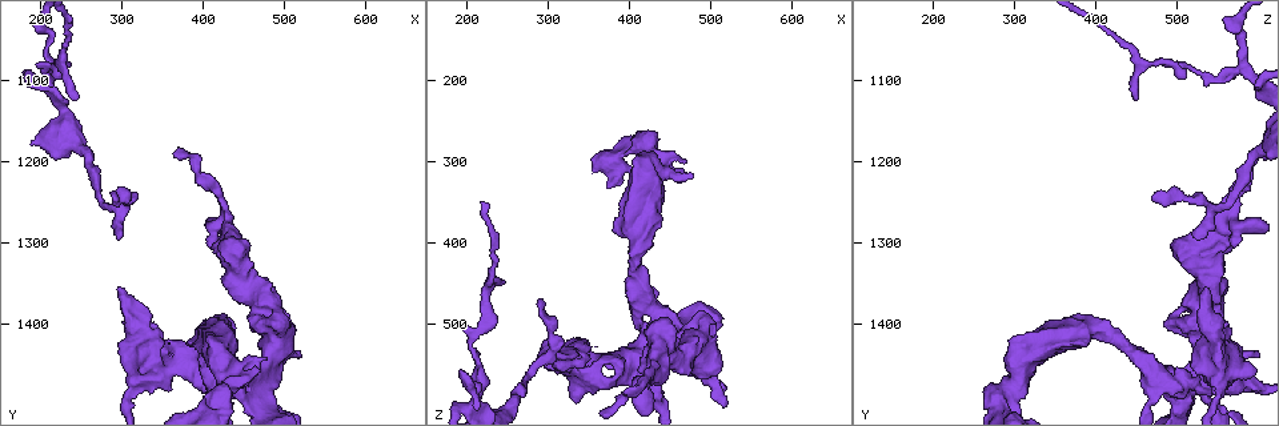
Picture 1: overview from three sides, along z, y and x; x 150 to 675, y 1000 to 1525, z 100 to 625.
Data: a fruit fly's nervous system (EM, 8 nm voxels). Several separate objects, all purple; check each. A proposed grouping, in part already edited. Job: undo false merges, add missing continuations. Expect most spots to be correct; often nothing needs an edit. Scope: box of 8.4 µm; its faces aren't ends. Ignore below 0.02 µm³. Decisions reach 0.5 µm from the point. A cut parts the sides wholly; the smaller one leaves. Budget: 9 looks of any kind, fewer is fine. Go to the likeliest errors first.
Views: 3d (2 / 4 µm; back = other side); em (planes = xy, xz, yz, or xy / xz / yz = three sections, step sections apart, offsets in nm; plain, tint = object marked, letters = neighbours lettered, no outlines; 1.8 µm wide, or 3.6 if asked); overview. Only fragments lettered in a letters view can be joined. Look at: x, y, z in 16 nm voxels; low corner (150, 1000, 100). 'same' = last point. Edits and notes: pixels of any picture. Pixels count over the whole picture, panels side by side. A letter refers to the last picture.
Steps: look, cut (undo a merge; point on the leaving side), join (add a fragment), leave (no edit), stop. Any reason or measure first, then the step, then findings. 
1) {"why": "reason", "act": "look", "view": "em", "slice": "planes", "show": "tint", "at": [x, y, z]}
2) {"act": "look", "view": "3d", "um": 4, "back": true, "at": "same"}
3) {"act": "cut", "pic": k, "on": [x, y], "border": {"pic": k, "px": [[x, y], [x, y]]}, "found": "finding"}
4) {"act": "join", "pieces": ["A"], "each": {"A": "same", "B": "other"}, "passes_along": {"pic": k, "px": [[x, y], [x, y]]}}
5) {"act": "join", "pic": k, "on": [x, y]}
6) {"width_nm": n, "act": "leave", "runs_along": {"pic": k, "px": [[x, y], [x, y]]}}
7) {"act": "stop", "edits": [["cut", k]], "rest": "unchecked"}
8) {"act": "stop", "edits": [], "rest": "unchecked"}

{"why": "three arms meet", "act": "look", "view": "3d", "um": 4, "at": [215, 1090, 580]}

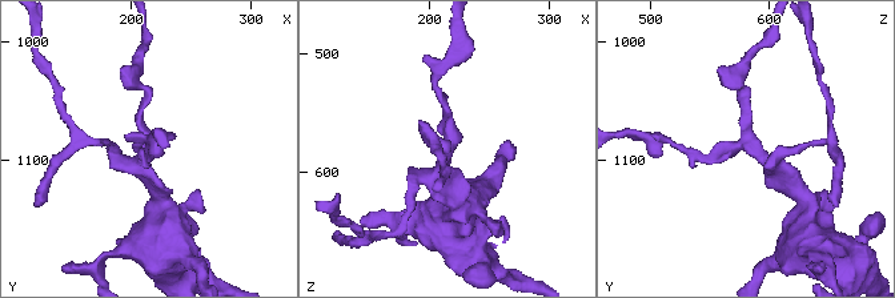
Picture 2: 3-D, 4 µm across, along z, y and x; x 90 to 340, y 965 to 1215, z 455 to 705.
{"act": "look", "view": "em", "slice": "planes", "show": "letters", "at": [216, 1090, 584]}

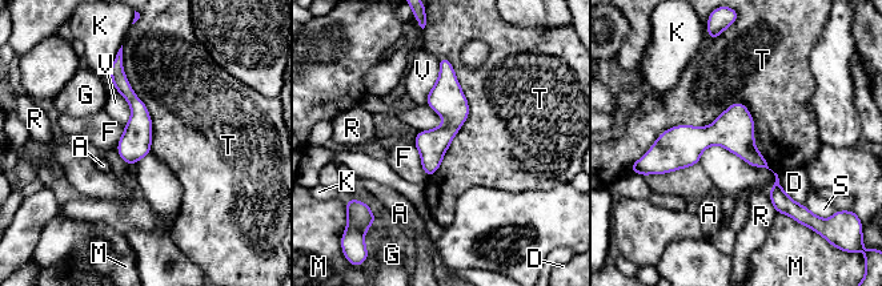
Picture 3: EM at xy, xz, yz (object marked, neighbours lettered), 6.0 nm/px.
{"arms": 3, "act": "leave", "each": {"A": "other", "D": "other", "F": "other", "G": "other", "K": "other", "M": "other", "R": "other", "S": "other", "T": "other", "V": "other"}, "border": {"pic": 3, "px": [[648, 152], [742, 103], [777, 174]]}, "found": "one neuron here"}

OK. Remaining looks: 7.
{"why": "tapers out", "act": "look", "view": "3d", "um": 2, "at": [285, 1235, 475]}

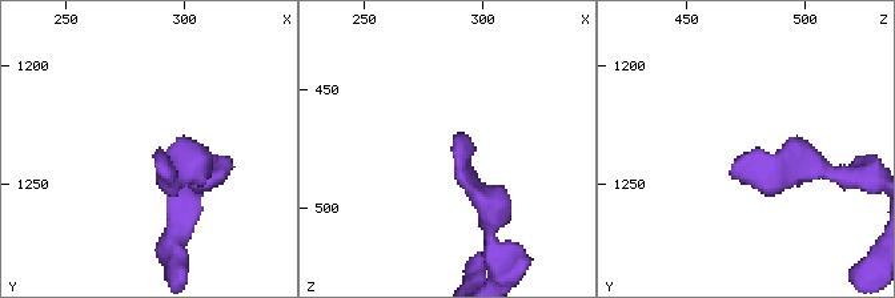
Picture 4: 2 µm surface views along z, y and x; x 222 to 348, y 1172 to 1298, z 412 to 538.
{"why": "shape alone is not enough", "act": "look", "view": "em", "slice": "planes", "show": "plain", "at": [287, 1239, 477]}

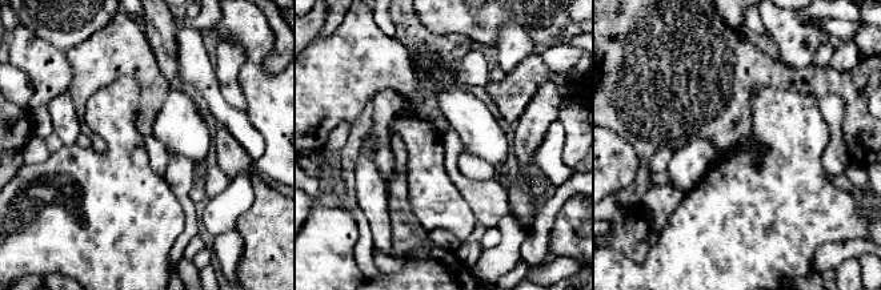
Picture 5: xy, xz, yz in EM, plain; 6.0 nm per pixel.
{"act": "look", "view": "em", "slice": "planes", "show": "letters", "at": "same"}

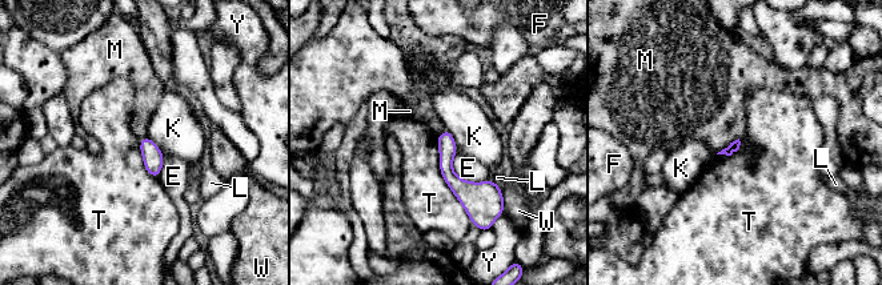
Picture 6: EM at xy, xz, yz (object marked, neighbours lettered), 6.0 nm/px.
{"act": "leave", "each": {"E": "other", "F": "other", "K": "other", "L": "other", "M": "other", "T": "other", "W": "other", "Y": "other"}, "found": "no lettered fragment goes on from it"}

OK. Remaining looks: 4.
{"why": "two arms at a narrow angle", "act": "look", "view": "em", "um": 3.6, "slice": "planes", "show": "letters", "at": [465, 1360, 550]}

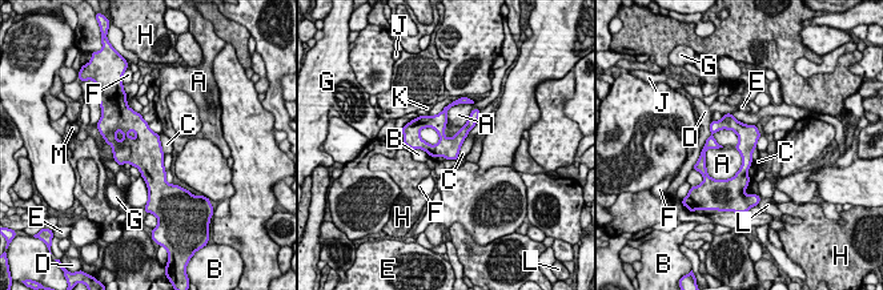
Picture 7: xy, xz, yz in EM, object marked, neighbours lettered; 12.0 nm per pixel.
{"act": "leave", "each": {"A": "other", "B": "other", "C": "other", "D": "other", "E": "other", "F": "other", "G": "other", "H": "other", "J": "other", "K": "other", "L": "other", "M": "other"}, "found": "continuous, no second neuron"}

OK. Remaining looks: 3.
{"act": "look", "view": "em", "um": 3.6, "slice": "planes", "show": "letters", "at": [480, 1435, 315]}

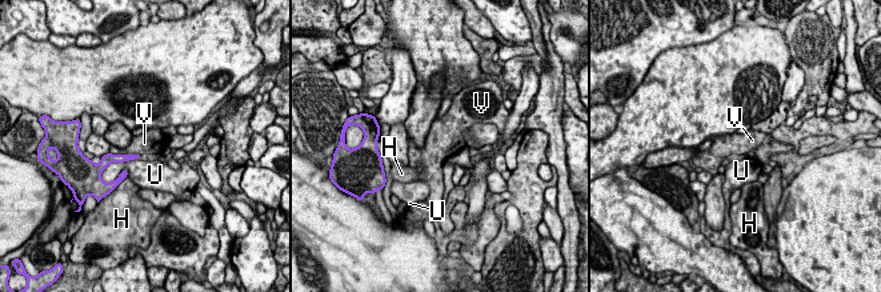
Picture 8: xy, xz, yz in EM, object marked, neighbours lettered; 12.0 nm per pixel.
{"act": "leave", "each": {"H": "other", "U": "other", "V": "other"}, "border": {"pic": 8, "px": [[109, 152], [136, 154], [139, 156]]}, "found": "no lettered fragment goes on from it"}

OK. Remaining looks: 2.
{"act": "stop", "edits": [], "rest": "unchecked"}

